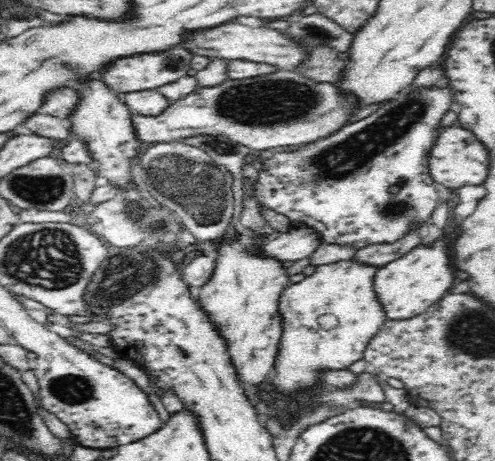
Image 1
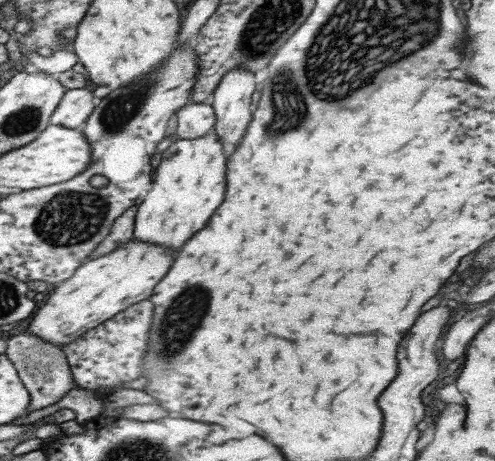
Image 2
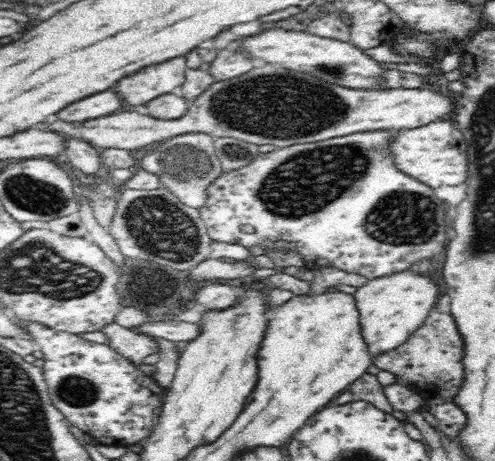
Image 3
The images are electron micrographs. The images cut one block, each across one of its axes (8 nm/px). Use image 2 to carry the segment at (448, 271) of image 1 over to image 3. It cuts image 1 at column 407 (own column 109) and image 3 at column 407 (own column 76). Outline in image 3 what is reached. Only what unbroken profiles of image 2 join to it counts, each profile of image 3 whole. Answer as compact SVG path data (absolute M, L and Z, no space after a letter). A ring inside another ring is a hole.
M404 270L398 274L368 280L368 284L356 288L356 308L360 312L360 330L364 344L372 358L400 348L428 318L432 308L438 304L440 288L430 280L430 276Z

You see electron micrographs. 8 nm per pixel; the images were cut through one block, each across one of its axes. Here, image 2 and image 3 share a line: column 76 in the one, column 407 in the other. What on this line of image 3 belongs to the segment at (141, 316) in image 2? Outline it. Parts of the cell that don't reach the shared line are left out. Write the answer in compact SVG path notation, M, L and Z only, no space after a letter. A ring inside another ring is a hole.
M432 310L426 322L396 350L384 352L372 360L380 370L388 370L400 378L406 386L422 396L422 406L438 420L438 432L452 442L458 442L458 432L468 424L466 414L454 404L454 396L464 382L464 342L458 326L448 312Z

